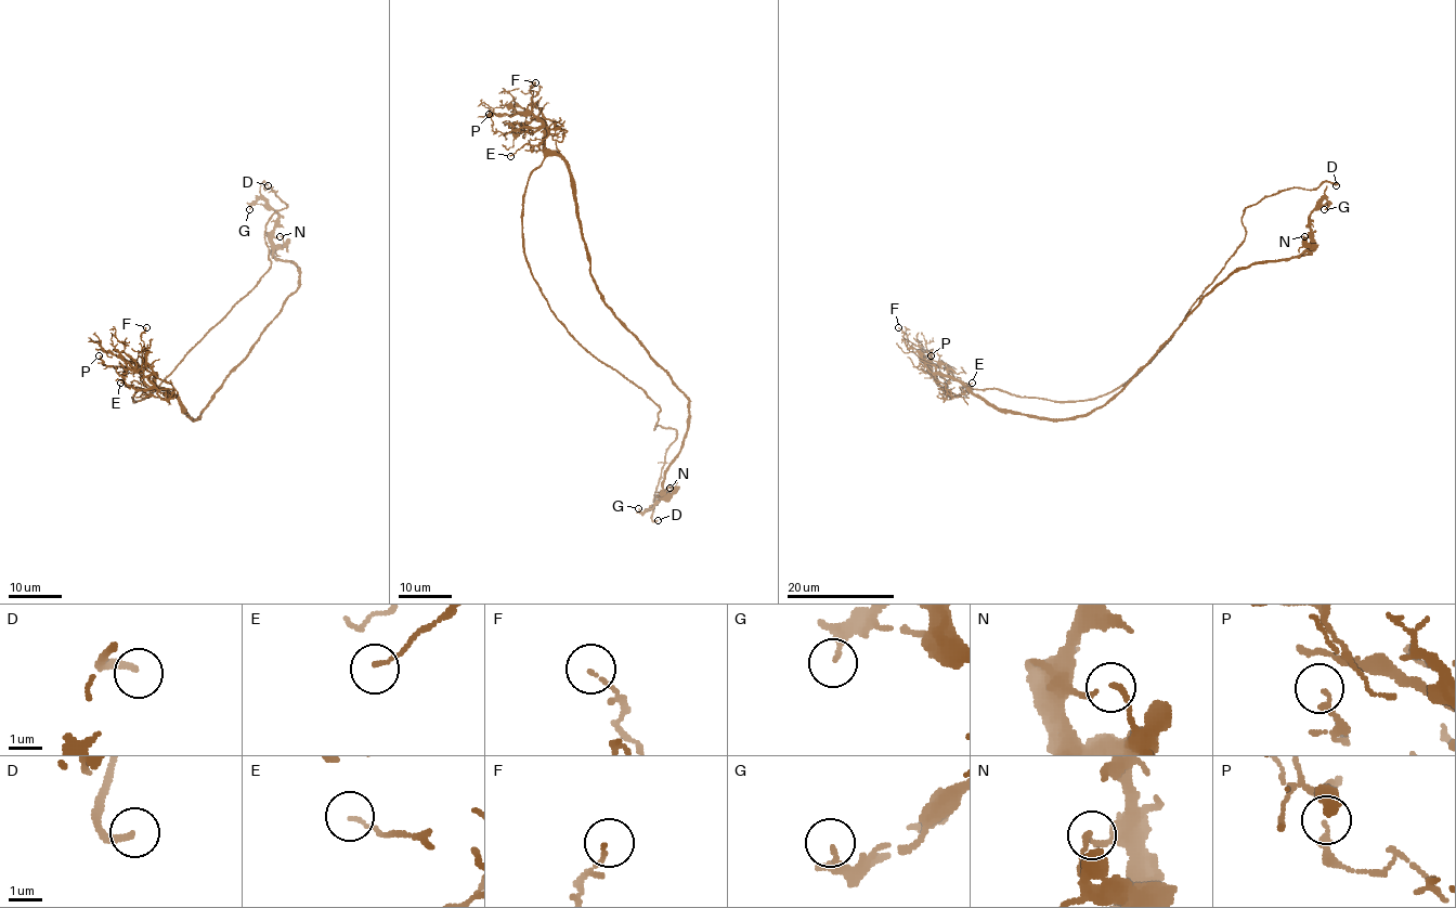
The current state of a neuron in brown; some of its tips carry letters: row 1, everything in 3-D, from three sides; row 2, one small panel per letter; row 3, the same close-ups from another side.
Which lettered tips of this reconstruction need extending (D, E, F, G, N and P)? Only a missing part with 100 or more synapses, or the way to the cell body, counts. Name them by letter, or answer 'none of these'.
D

